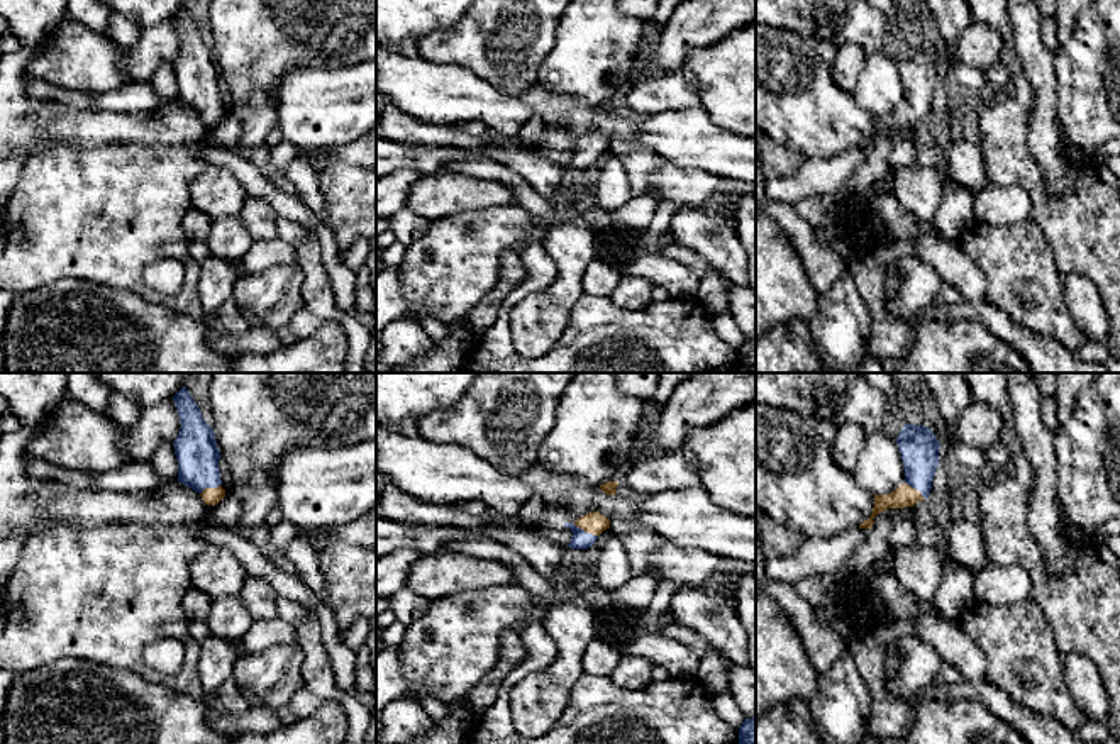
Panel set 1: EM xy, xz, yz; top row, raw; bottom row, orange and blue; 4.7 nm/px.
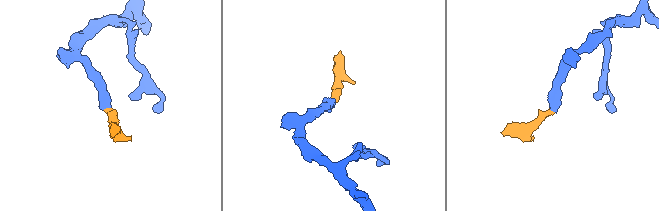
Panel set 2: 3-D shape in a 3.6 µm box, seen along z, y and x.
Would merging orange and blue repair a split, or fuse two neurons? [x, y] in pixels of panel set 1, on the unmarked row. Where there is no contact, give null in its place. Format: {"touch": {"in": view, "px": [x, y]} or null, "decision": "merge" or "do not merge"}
{"touch": {"in": "xz", "px": [585, 151]}, "decision": "merge"}

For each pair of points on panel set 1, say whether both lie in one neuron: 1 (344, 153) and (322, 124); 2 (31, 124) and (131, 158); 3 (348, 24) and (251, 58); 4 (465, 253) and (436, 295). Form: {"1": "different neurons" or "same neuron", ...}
{"1": "different neurons", "2": "different neurons", "3": "same neuron", "4": "same neuron"}

